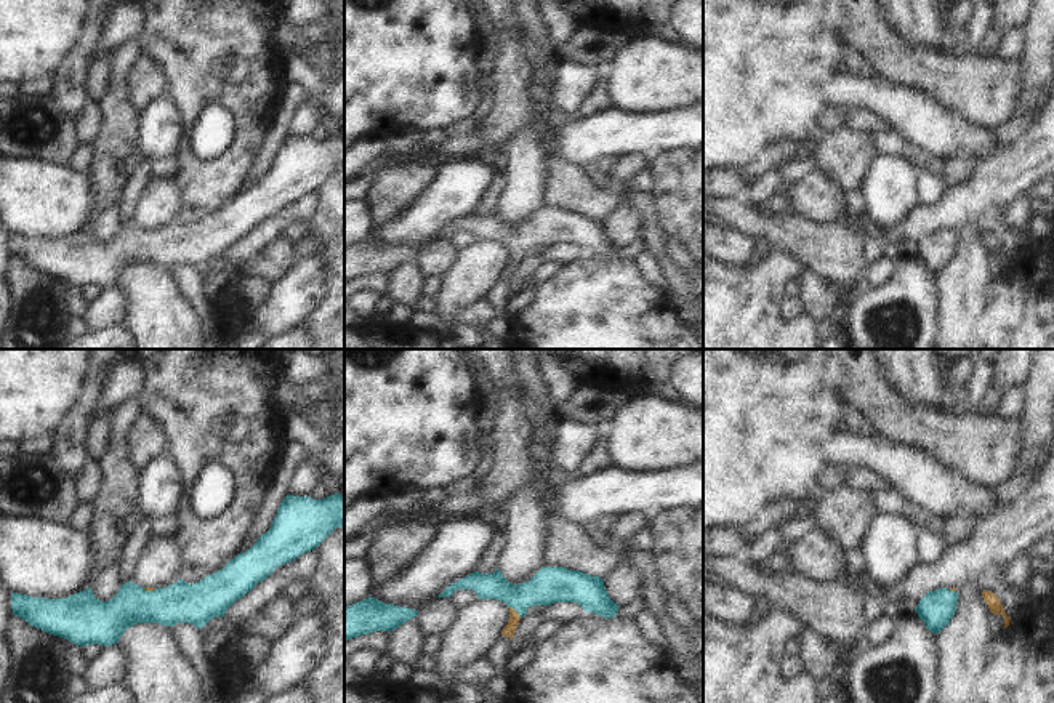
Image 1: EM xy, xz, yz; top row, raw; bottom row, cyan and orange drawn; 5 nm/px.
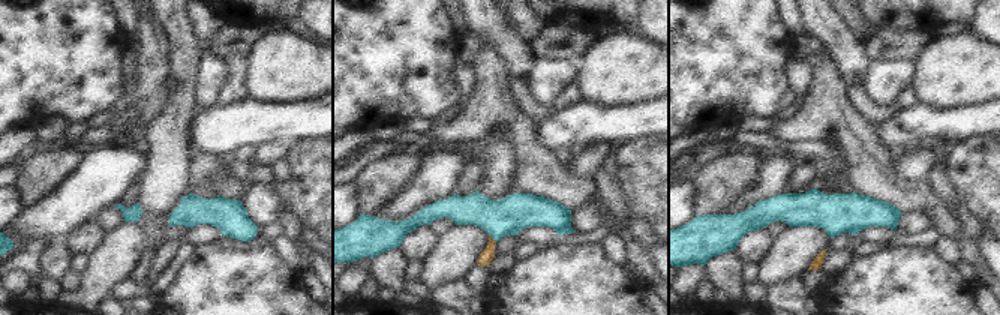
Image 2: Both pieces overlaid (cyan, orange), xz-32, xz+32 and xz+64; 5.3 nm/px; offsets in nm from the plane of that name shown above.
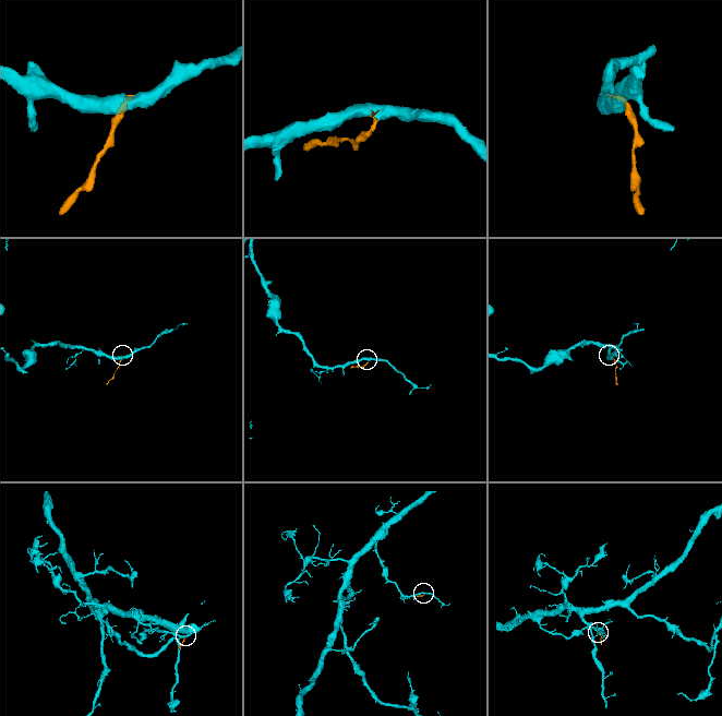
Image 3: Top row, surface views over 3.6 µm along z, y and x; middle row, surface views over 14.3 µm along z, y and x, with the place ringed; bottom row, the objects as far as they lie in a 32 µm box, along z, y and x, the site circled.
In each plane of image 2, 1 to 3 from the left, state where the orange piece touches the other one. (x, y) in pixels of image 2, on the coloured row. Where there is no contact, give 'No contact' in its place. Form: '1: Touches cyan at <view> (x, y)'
1: No contact
2: Touches cyan at xz+32 (492, 237)
3: No contact.

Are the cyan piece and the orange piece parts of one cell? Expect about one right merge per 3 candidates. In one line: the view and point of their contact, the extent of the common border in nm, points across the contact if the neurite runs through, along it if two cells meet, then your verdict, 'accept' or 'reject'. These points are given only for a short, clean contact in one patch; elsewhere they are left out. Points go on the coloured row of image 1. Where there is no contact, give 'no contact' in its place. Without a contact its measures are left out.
contact xz (516, 610); length 90 nm; way xz (550, 585), (535, 591), (516, 610), (514, 618); accept

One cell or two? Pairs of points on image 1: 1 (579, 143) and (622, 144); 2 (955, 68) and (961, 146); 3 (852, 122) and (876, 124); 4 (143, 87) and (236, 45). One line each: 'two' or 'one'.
1: one
2: two
3: one
4: two

